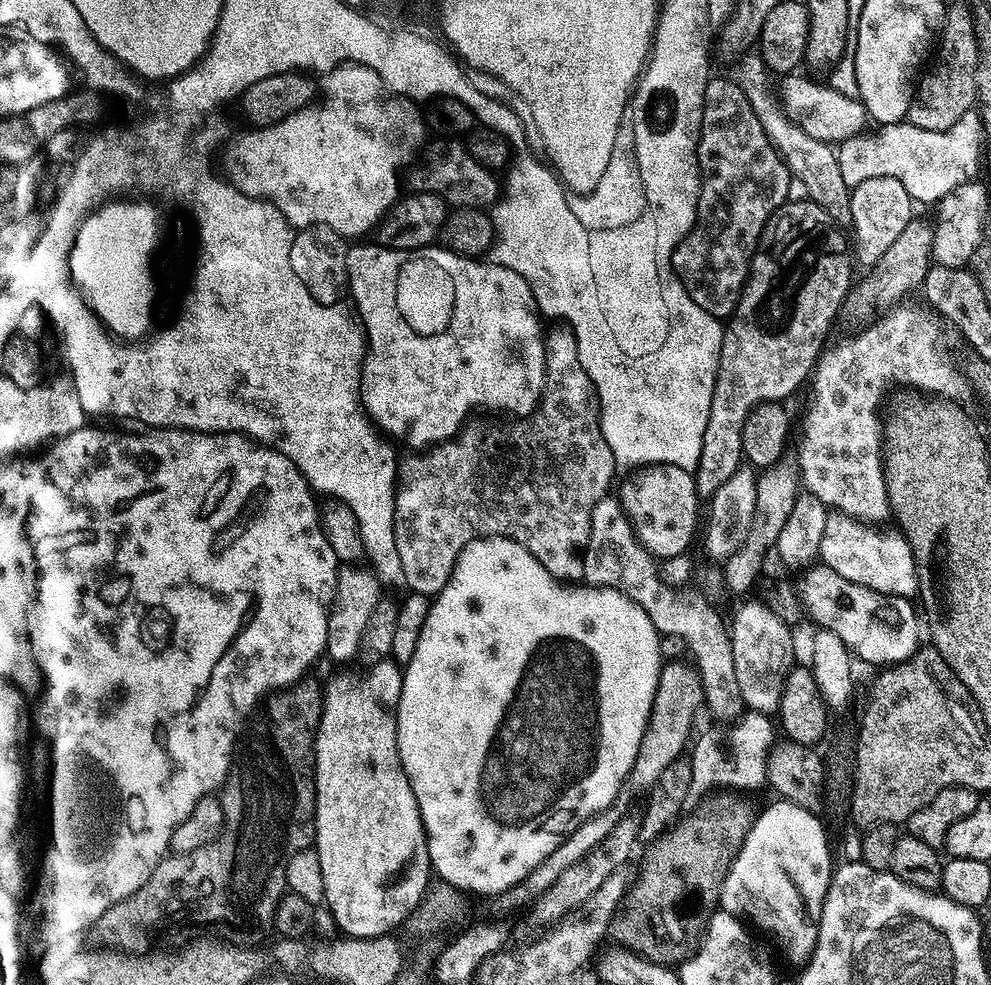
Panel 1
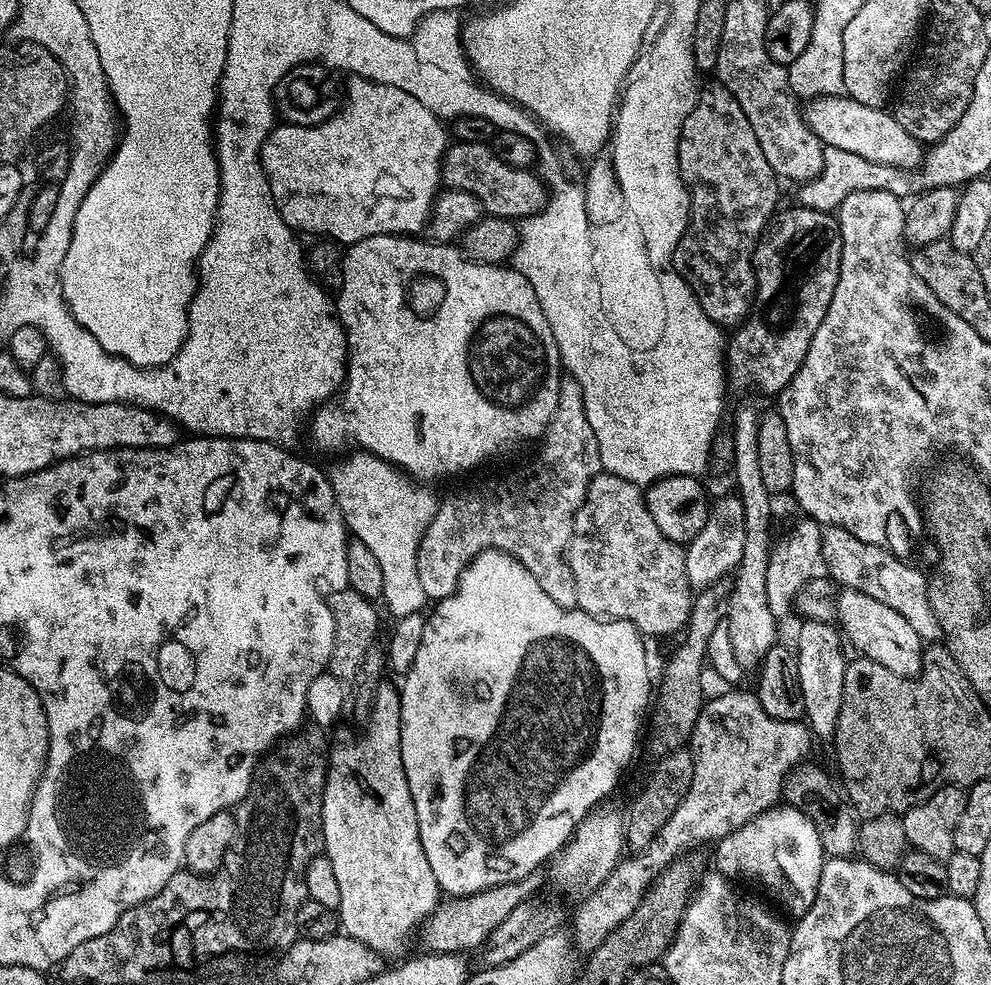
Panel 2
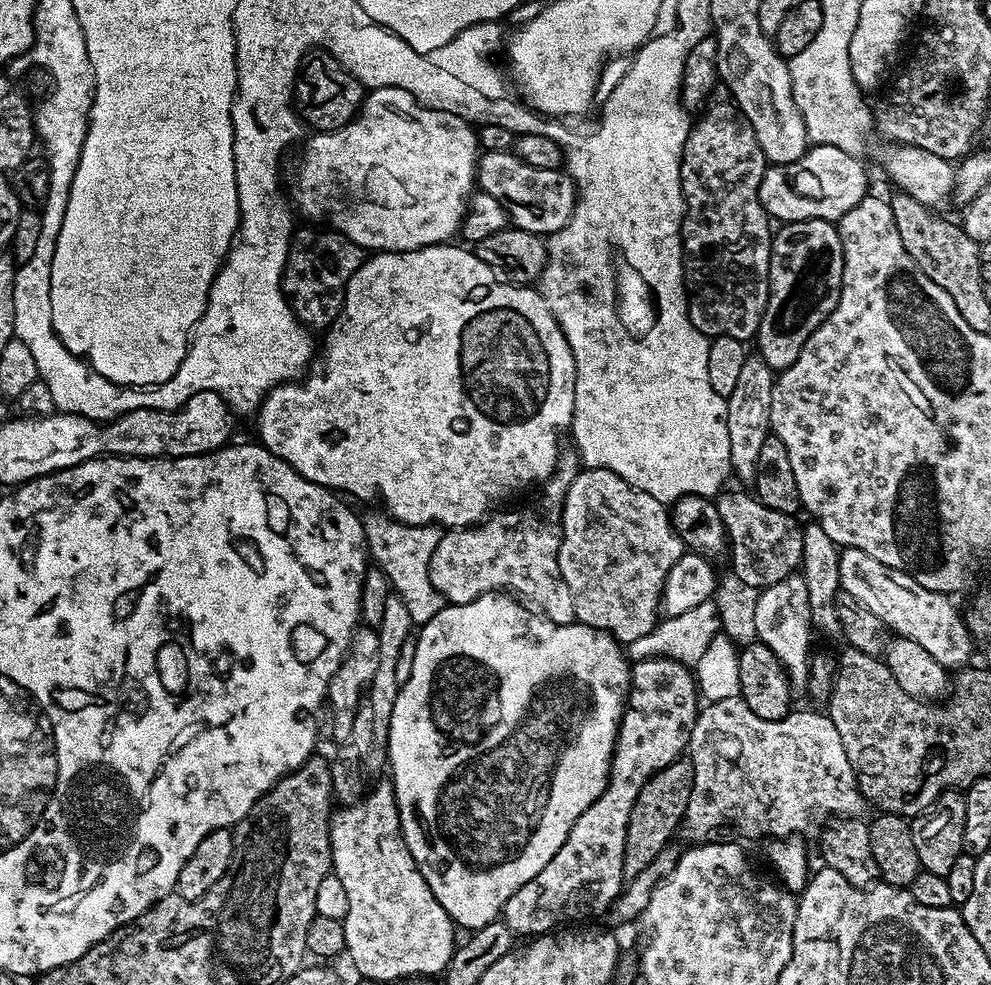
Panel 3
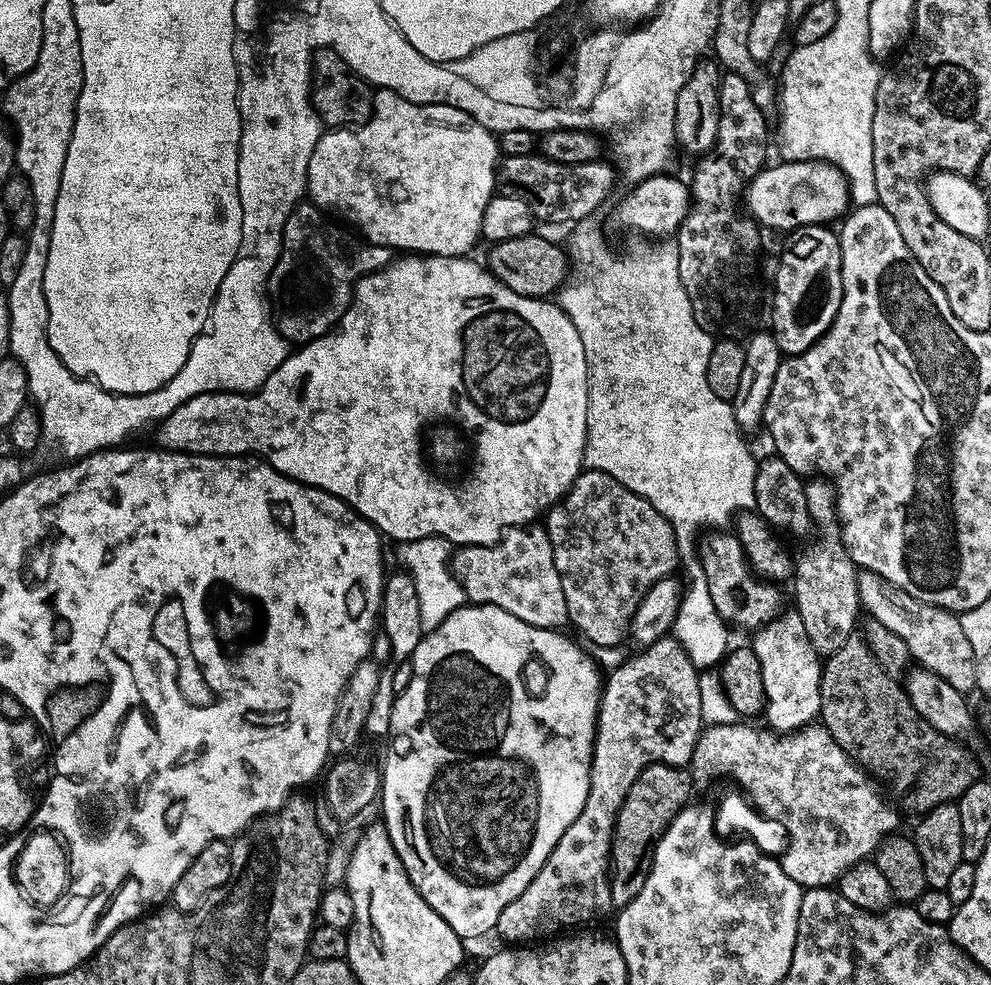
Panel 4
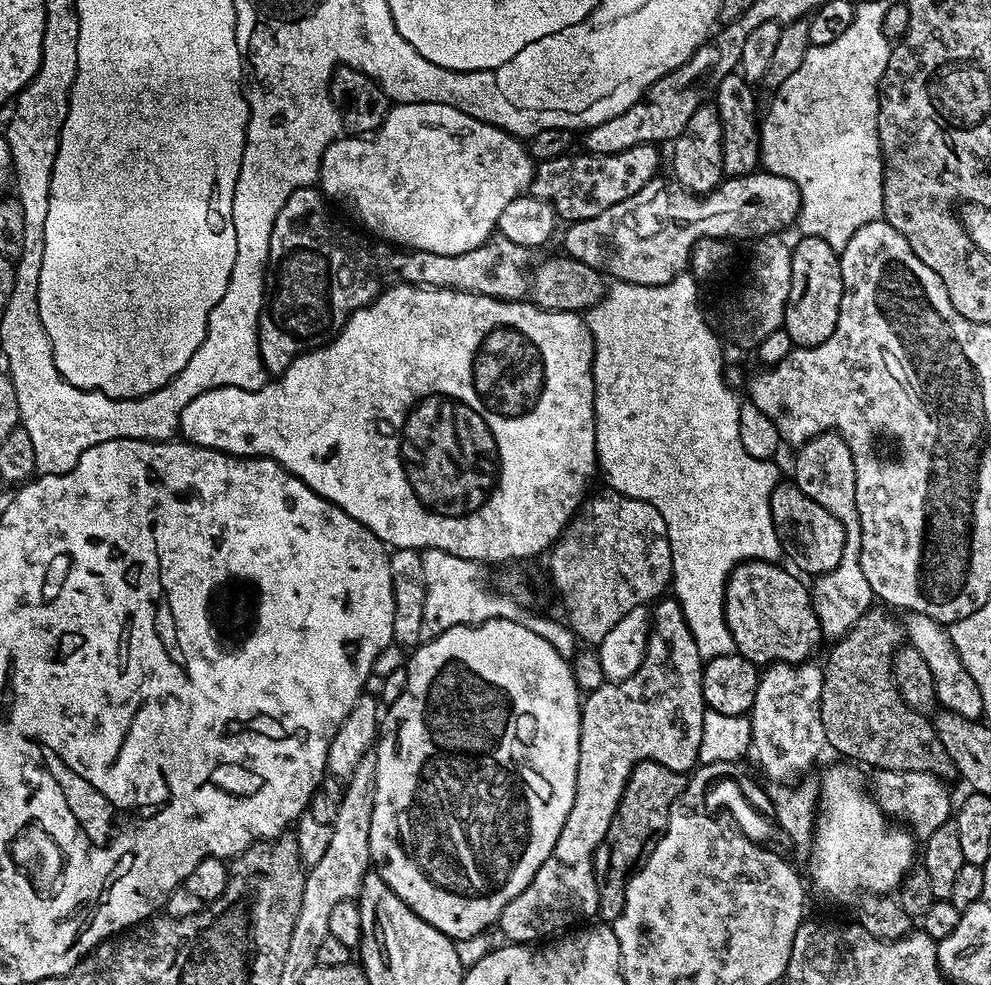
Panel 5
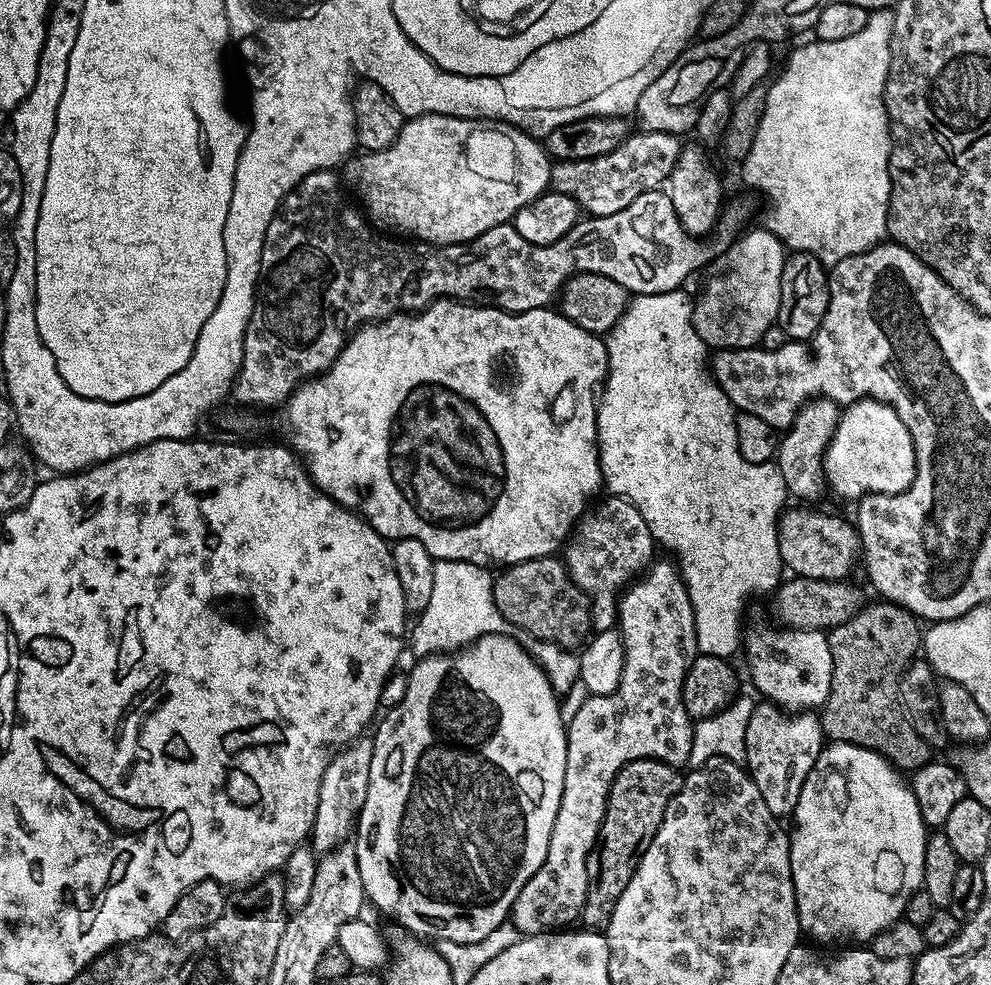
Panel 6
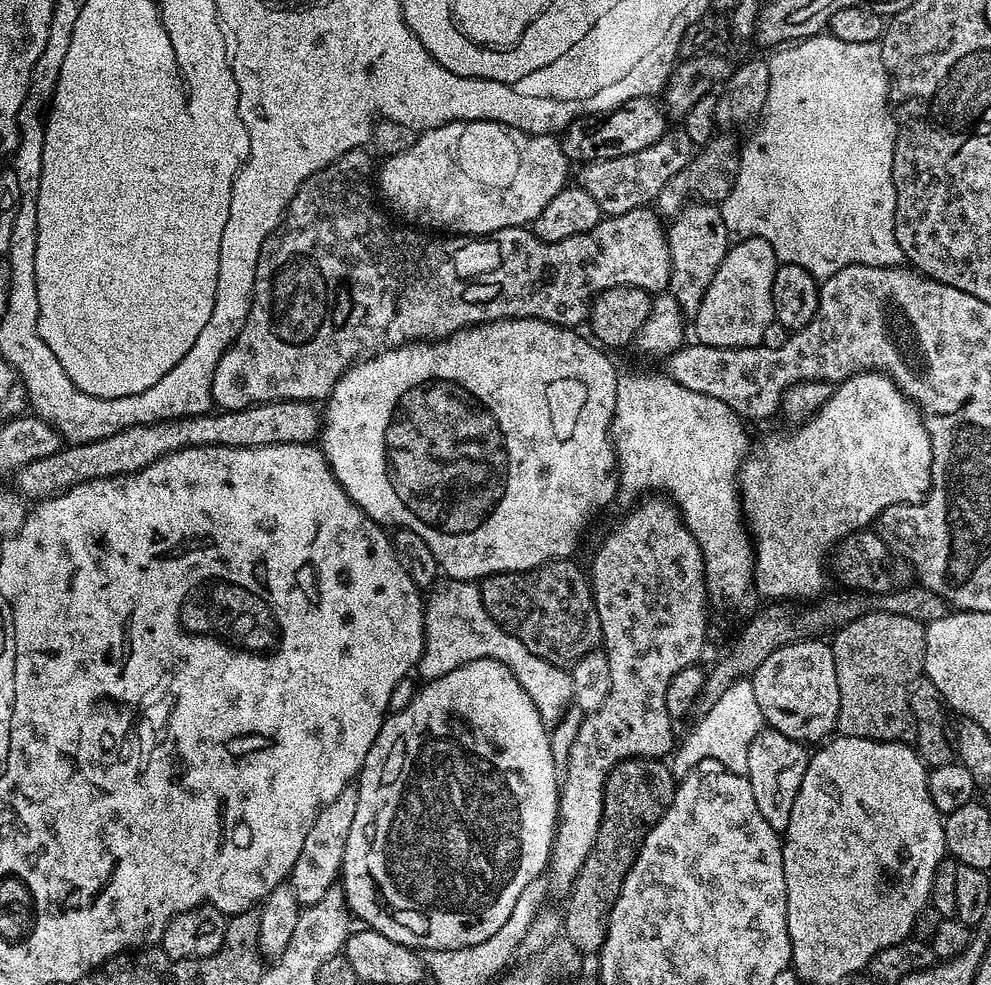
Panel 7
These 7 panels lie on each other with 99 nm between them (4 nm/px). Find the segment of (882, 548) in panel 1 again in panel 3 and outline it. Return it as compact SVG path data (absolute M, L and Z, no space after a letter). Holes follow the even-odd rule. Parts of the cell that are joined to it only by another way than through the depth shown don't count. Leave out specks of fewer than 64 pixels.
M845 548L840 553L840 586L846 594L854 594L866 610L878 614L896 636L918 642L918 646L927 650L942 667L959 670L971 661L968 659L972 656L972 636L959 610L948 601L951 599L945 593L926 590L926 586L918 586L910 574L894 570L878 562L878 558L870 558L870 554L853 548Z

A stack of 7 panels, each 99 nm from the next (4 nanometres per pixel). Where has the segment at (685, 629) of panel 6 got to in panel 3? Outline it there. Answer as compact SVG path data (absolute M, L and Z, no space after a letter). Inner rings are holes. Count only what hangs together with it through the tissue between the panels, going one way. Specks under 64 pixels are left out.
M649 656L647 660L637 660L631 665L628 699L612 751L612 769L608 775L606 790L602 790L602 794L581 814L578 822L574 822L566 842L562 842L562 850L558 850L558 854L554 854L554 858L550 858L550 862L546 862L546 866L538 870L535 878L526 882L526 886L522 886L505 902L502 919L513 937L547 936L561 926L591 921L588 920L591 916L607 913L615 904L626 884L624 847L630 810L648 779L685 755L696 721L696 700L698 701L696 678L689 665L680 664L665 656Z

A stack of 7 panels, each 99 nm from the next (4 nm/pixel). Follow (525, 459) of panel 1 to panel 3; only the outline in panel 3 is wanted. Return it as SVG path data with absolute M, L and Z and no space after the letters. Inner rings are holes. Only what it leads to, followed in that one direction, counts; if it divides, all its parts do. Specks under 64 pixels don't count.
M565 451L556 471L543 485L540 508L501 511L496 514L501 516L493 515L473 527L445 531L430 558L430 582L437 594L453 605L469 604L487 592L505 592L531 606L550 622L577 623L574 598L558 566L560 513L577 471L575 451Z

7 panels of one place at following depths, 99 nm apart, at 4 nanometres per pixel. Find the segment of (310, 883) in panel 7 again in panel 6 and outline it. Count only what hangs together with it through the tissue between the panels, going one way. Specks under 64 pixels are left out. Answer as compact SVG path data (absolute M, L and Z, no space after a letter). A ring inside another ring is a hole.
M365 734L340 749L326 766L326 774L322 774L322 786L318 786L320 801L310 833L311 847L317 853L332 852L353 835L366 802L366 790L370 790L370 758L374 758L372 736Z

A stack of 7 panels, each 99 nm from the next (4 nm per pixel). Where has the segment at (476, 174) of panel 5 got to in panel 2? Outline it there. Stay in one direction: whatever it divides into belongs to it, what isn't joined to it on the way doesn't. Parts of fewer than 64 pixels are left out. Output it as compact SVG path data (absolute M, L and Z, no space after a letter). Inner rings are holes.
M352 76L349 81L346 99L335 116L312 128L280 122L266 138L260 164L270 182L274 202L284 221L297 233L313 232L320 236L316 238L327 238L337 245L351 246L375 236L423 233L442 188L444 155L450 147L449 129L418 98L398 90L398 86L386 86L361 76Z

